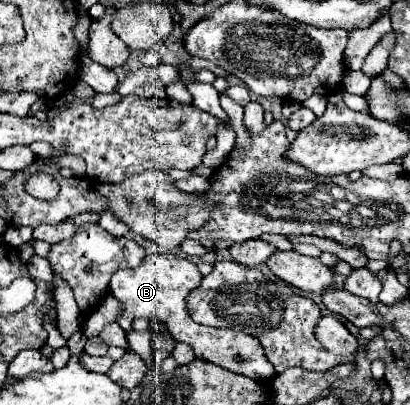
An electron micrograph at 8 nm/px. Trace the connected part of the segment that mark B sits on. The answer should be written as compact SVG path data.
M156 253L148 255L142 265L134 269L120 269L112 275L112 295L124 305L124 313L118 319L118 325L128 333L132 329L132 321L136 317L156 319L166 323L170 335L176 341L184 341L192 345L196 357L214 361L230 371L254 377L254 379L268 379L274 377L276 371L272 369L270 361L264 357L264 349L256 337L238 333L234 329L216 329L204 327L190 319L186 306L186 295L196 289L202 281L202 273L198 271L196 263L186 257L176 257L172 253Z

